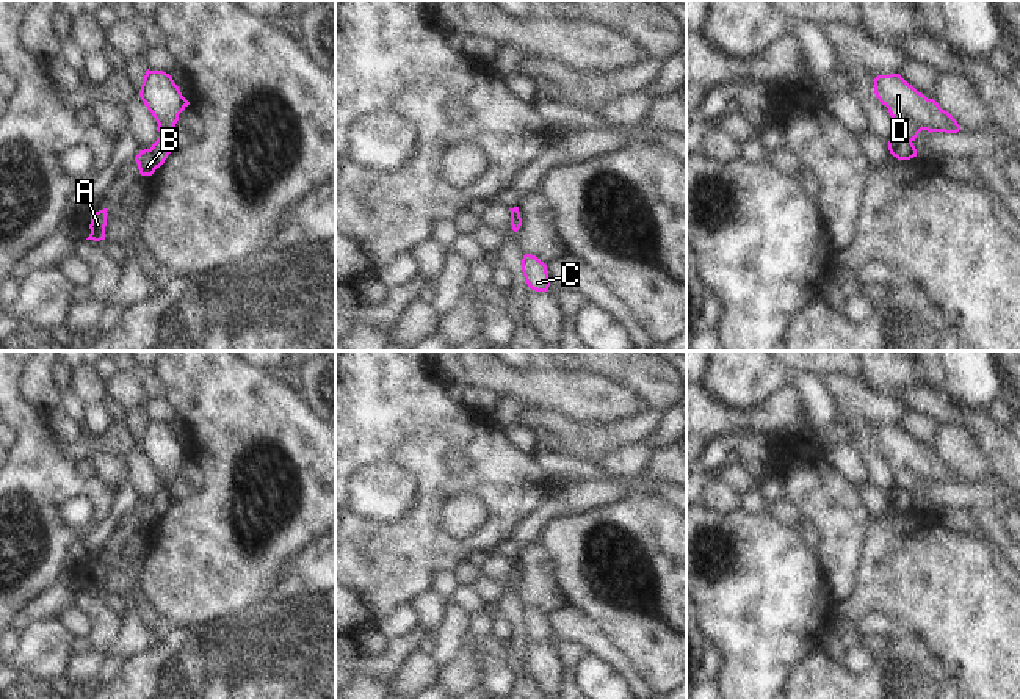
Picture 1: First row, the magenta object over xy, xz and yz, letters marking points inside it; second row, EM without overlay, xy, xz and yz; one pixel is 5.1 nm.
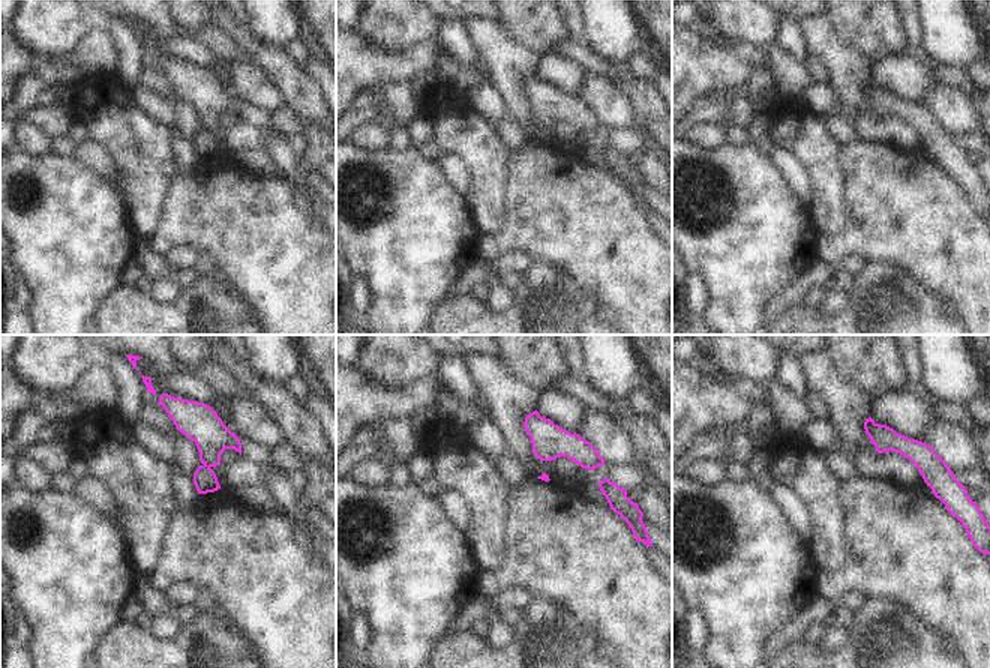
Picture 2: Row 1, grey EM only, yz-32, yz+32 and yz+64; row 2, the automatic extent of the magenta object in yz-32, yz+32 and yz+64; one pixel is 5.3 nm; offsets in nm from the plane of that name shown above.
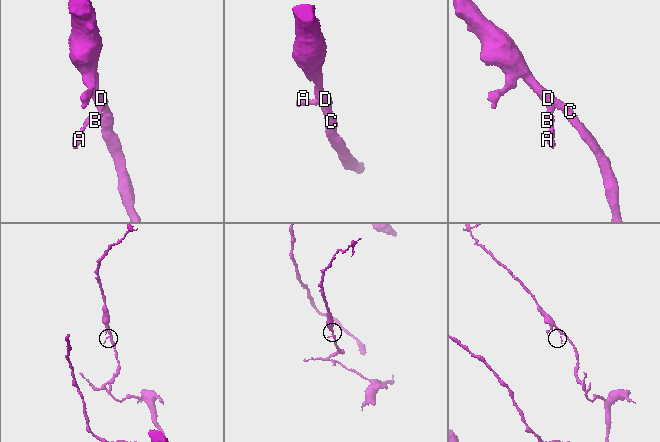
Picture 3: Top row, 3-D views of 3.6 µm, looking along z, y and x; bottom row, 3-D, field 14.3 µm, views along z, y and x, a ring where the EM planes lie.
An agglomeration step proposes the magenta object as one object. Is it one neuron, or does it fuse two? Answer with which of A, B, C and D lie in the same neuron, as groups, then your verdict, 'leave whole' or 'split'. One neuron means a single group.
A B / C D | split

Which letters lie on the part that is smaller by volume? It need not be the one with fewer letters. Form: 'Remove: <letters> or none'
Remove: A, B

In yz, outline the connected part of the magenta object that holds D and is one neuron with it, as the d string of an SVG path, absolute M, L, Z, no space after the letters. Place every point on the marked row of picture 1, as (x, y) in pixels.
M899 74L877 75L874 94L888 108L895 136L915 141L921 130L957 133L957 121L934 99L928 99L909 85Z

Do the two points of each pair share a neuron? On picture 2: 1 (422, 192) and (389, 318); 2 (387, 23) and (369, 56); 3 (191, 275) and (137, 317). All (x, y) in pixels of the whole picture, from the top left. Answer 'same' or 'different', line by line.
1: same
2: different
3: different

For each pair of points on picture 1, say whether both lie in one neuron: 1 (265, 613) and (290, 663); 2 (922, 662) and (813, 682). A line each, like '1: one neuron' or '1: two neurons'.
1: one neuron
2: one neuron

